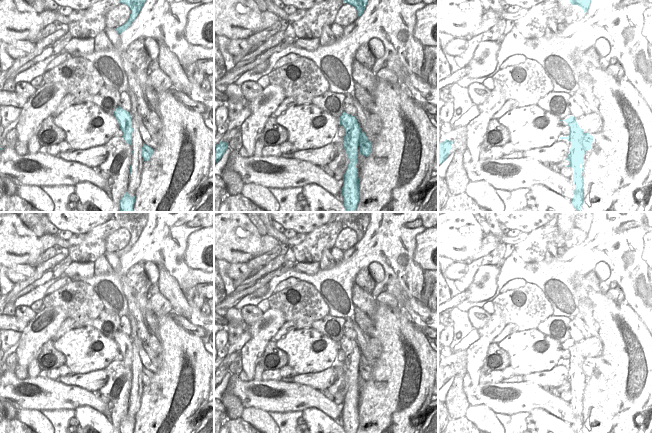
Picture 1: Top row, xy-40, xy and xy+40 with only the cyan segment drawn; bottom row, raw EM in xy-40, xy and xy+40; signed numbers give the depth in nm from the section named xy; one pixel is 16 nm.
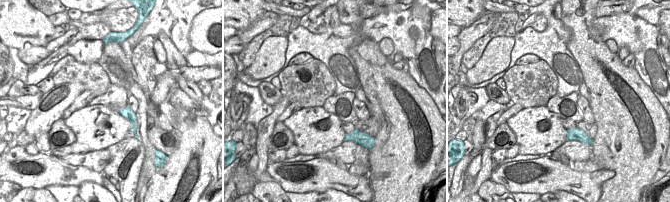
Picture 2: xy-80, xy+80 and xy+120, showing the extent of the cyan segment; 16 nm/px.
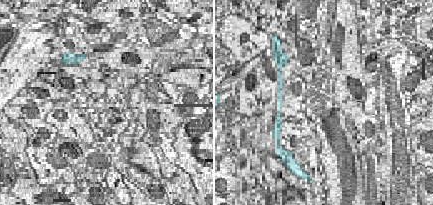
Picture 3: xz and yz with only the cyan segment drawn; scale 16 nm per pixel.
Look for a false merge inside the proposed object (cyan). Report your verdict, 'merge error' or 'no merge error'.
merge error

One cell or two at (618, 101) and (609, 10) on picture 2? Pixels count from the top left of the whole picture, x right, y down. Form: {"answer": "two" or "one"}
{"answer": "two"}

